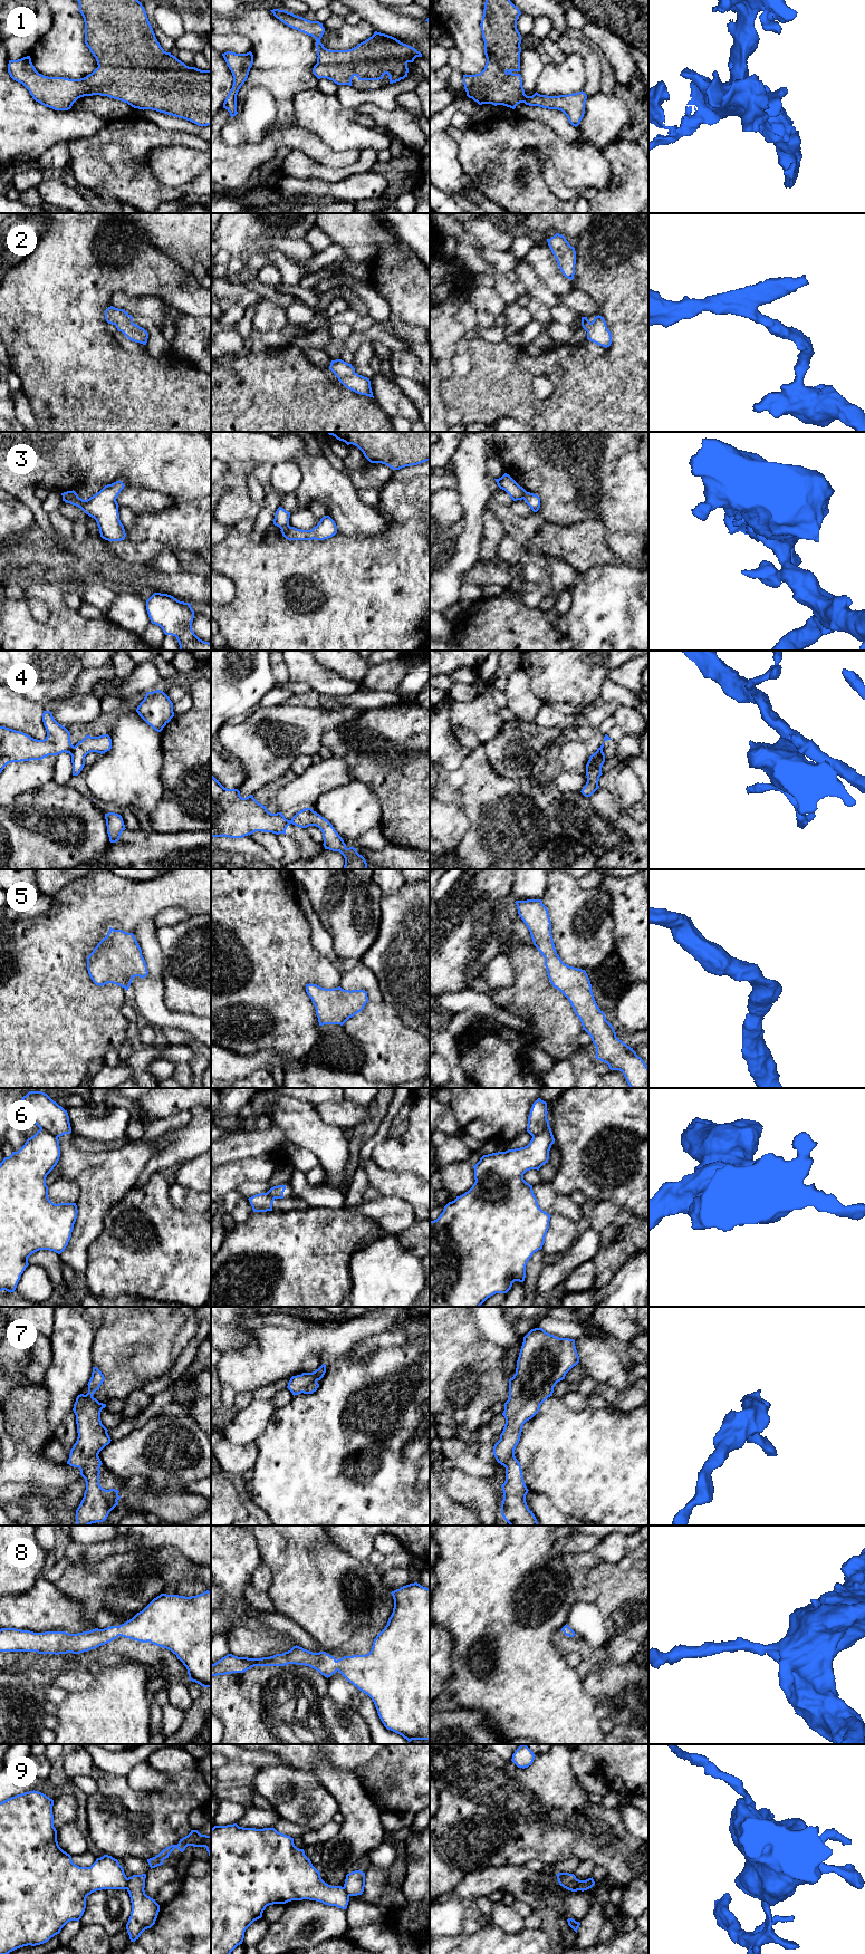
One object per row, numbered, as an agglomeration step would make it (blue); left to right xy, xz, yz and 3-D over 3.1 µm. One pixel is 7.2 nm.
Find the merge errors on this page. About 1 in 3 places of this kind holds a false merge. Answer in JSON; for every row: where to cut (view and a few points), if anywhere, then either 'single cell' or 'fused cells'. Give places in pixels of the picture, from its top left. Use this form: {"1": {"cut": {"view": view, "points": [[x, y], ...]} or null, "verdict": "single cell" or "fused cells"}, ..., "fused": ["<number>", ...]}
{"1": {"cut": null, "verdict": "single cell"}, "2": {"cut": null, "verdict": "single cell"}, "3": {"cut": {"view": "xz", "points": [[288, 525], [281, 529]]}, "verdict": "fused cells"}, "4": {"cut": {"view": "xy", "points": [[74, 747], [69, 753]]}, "verdict": "fused cells"}, "5": {"cut": null, "verdict": "single cell"}, "6": {"cut": {"view": "xy", "points": [[40, 1127], [57, 1137]]}, "verdict": "fused cells"}, "7": {"cut": null, "verdict": "single cell"}, "8": {"cut": null, "verdict": "single cell"}, "9": {"cut": {"view": "xy", "points": [[126, 1878], [127, 1888]]}, "verdict": "fused cells"}, "fused": ["3", "4", "6", "9"]}

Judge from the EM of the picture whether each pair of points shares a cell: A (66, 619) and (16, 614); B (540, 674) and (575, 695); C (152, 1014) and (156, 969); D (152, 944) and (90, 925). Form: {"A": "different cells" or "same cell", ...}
{"A": "same cell", "B": "same cell", "C": "same cell", "D": "different cells"}

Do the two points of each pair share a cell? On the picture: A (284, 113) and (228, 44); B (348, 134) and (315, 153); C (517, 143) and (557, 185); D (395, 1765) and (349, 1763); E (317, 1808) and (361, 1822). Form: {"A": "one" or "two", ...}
{"A": "two", "B": "two", "C": "two", "D": "two", "E": "two"}

